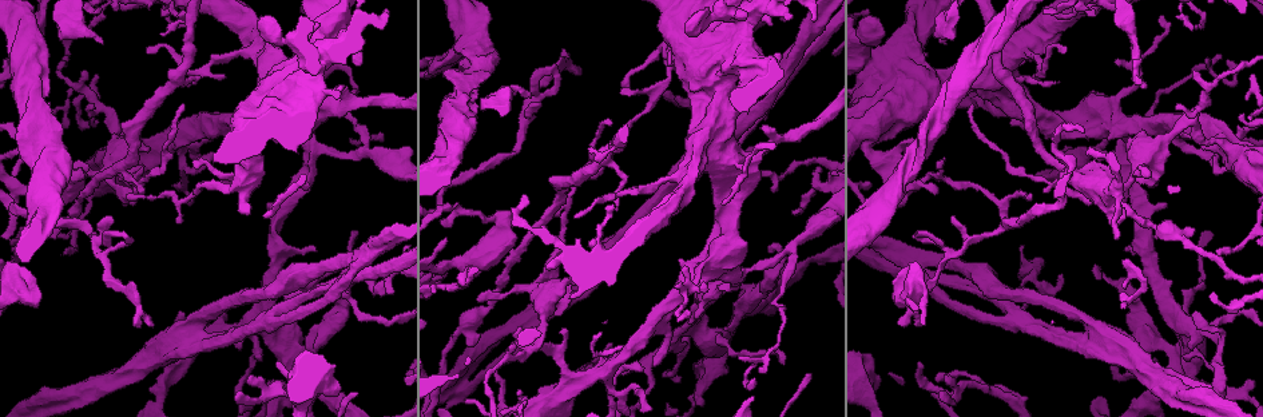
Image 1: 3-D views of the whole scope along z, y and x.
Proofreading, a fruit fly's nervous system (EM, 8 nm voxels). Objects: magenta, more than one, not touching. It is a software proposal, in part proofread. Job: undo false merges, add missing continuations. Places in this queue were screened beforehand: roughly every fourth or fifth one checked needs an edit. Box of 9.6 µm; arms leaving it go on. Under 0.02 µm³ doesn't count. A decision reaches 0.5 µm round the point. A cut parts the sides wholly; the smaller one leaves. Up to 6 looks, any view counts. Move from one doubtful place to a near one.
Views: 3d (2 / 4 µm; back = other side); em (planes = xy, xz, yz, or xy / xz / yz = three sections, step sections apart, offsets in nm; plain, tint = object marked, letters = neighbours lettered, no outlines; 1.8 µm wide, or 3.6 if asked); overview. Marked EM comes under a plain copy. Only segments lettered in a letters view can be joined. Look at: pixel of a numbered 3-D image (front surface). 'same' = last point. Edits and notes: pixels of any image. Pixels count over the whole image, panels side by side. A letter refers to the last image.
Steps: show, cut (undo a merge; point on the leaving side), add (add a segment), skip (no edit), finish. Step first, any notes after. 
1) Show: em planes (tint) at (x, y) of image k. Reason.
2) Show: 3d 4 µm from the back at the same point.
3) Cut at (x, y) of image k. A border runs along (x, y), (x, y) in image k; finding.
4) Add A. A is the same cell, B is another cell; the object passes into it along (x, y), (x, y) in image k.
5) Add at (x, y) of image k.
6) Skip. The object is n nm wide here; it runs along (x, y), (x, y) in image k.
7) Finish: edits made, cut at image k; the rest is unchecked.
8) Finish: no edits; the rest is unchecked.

Show: 3d 2 µm at (586, 374) of image 1. Branch point.

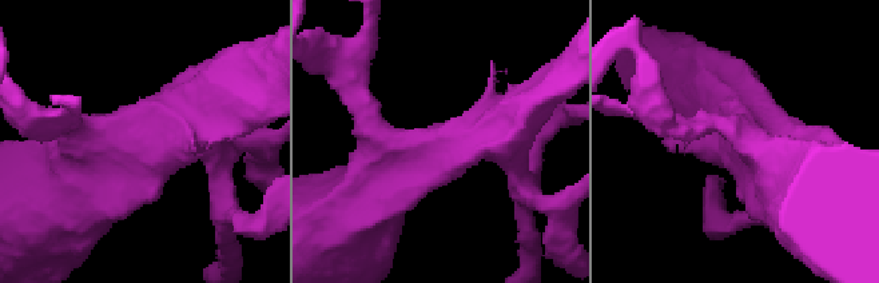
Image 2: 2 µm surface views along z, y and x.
Show: em planes (letters) at (445, 137) of image 2.

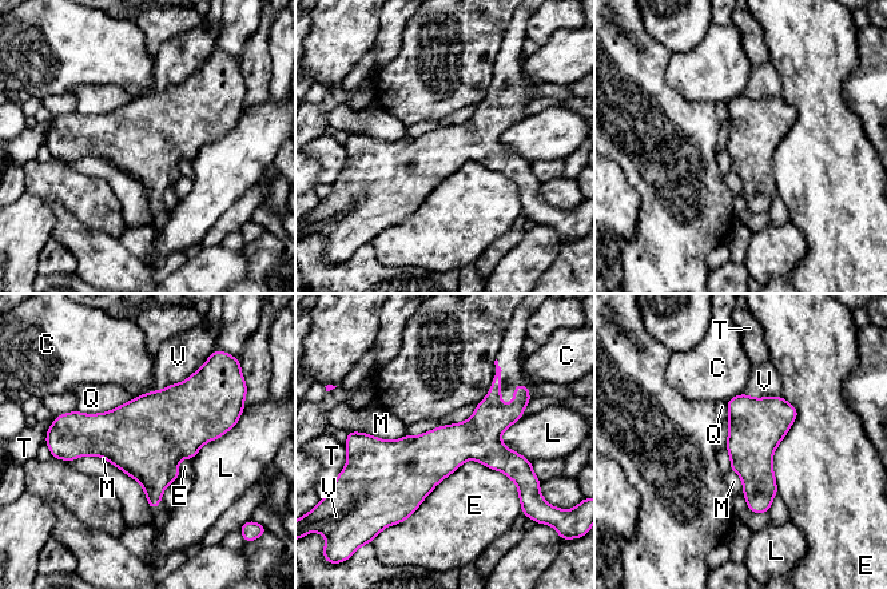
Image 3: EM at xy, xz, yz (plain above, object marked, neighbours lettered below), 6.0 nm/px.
Skip. The object is 300 nm wide here; the longest contact is with E, 750 nm; C, E, L, M, Q, T and V are other cells; one neuron here.

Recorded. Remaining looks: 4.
Show: 3d 4 µm at (1015, 106) of image 1. Small branch off a trunk.

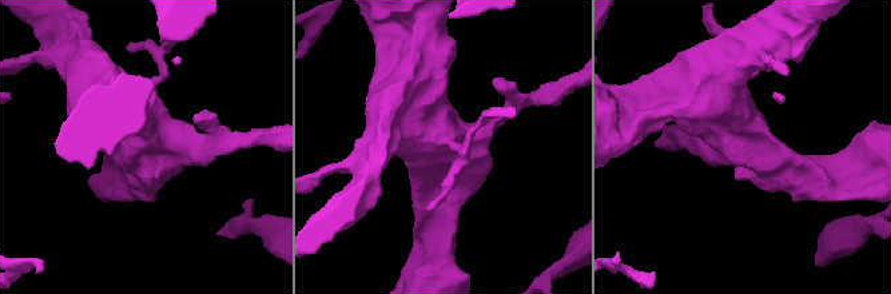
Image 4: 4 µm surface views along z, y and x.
Show: em 3.6 µm xy step 16 (letters) at (455, 154) of image 4. 3 arms meet here; the arms are 180, 400, 550 nm wide.

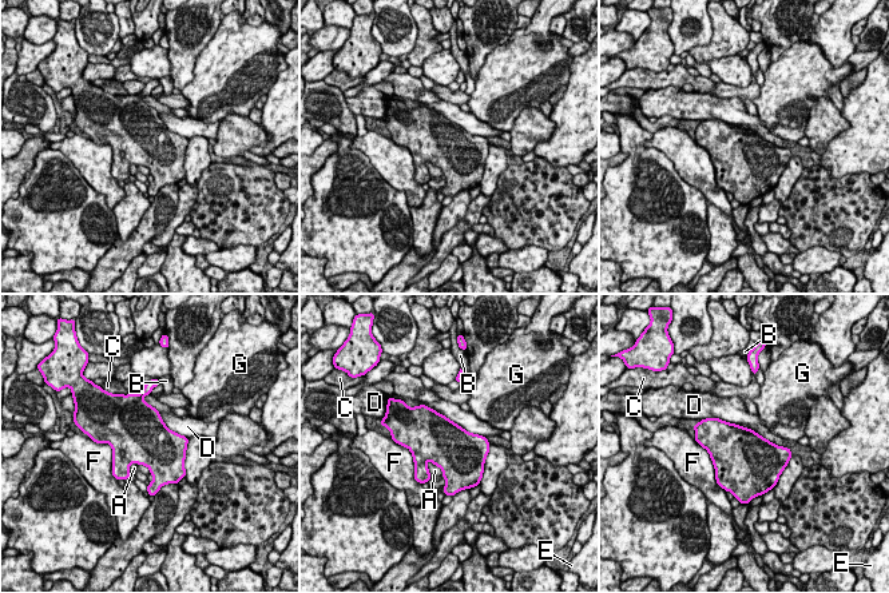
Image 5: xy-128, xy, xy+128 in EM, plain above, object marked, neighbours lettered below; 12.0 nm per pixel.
Skip. The longest contact is with D, 850 nm; A, B, C, D, E, F and G are other cells; continuous, no second neuron.

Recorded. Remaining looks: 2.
Show: 3d 4 µm at (1221, 345) of image 1. A narrow waist.

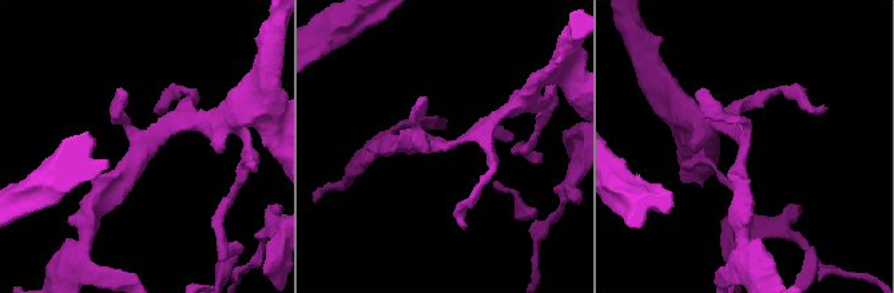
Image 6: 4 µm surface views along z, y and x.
Show: em planes (letters) at (740, 147) of image 6. The arms are 190, 220 nm wide; need the tissue.

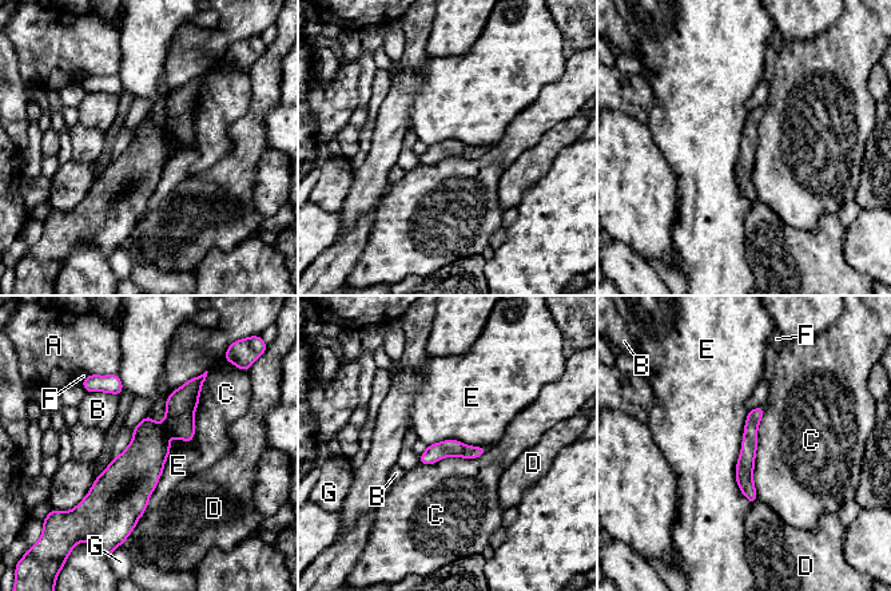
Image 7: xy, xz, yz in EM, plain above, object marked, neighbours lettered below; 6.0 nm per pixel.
Skip. The longest contact is with C, 550 nm; A, B, C, D, E, F and G are other cells; a border runs along (190, 441), (168, 439), (143, 512) in image 7; one neuron here.

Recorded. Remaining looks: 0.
Finish: no edits; the rest is unchecked.

